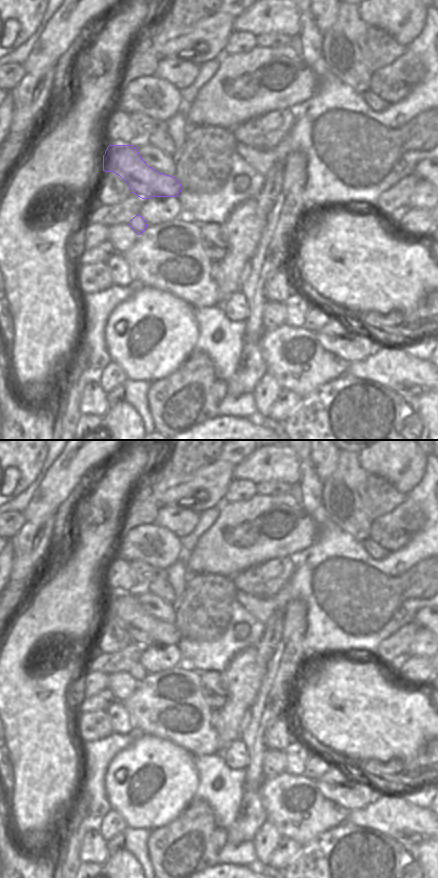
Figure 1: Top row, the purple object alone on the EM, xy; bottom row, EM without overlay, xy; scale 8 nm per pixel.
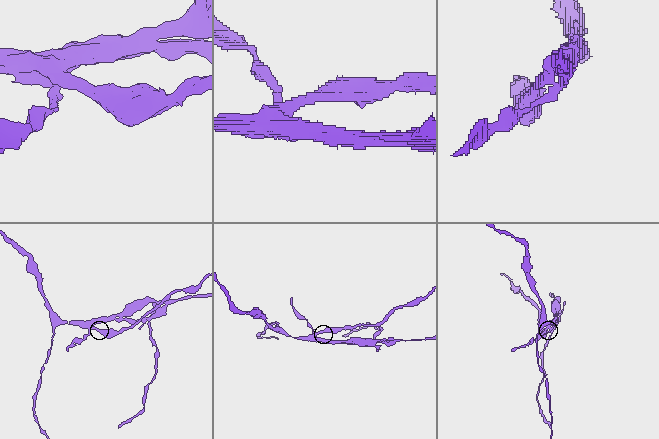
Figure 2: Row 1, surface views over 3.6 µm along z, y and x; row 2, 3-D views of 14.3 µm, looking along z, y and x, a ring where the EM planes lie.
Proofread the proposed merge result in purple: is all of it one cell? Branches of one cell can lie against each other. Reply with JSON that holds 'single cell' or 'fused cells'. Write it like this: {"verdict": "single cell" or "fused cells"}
{"verdict": "fused cells"}

